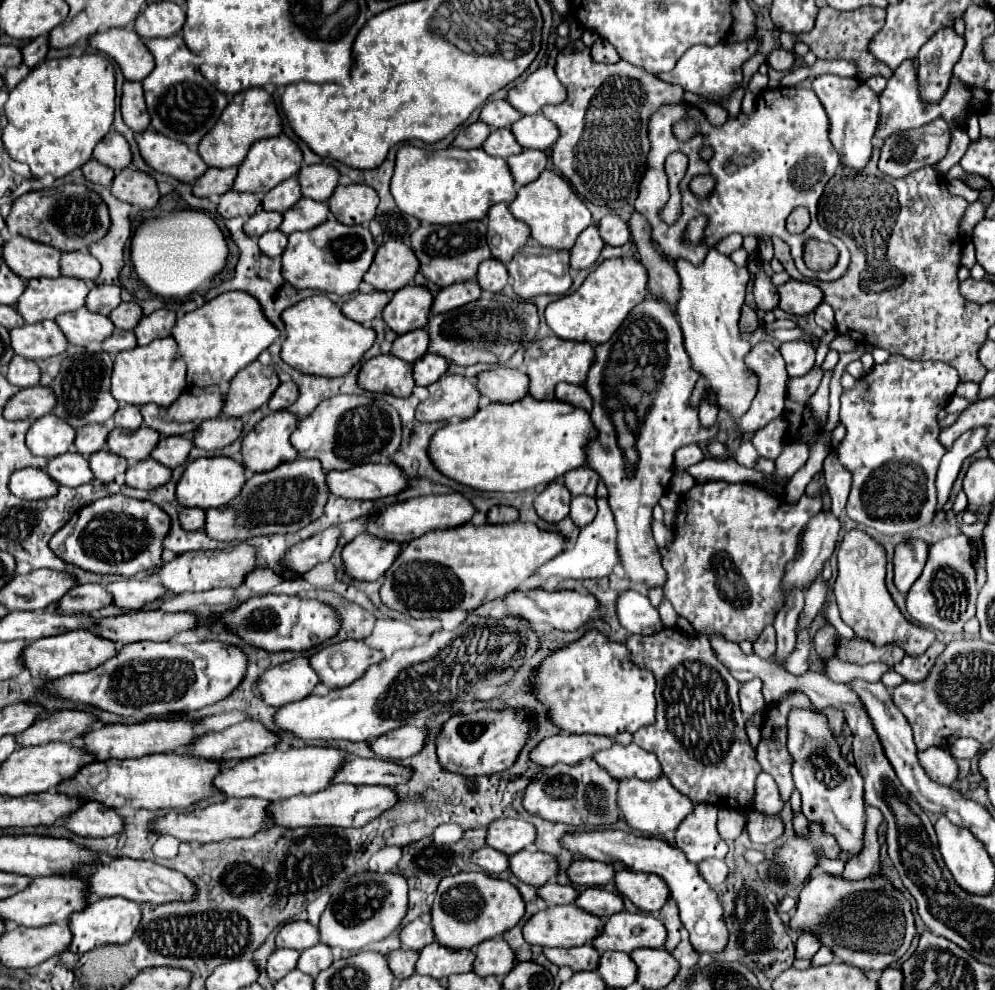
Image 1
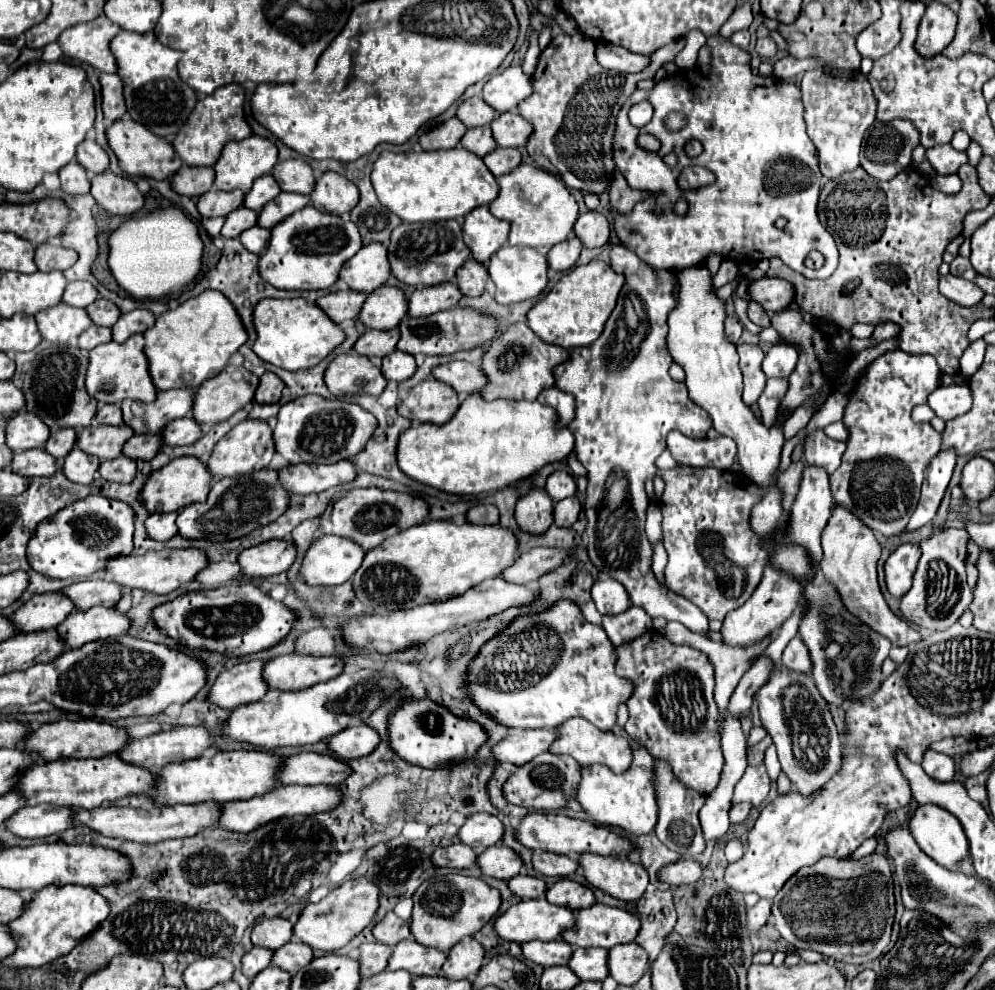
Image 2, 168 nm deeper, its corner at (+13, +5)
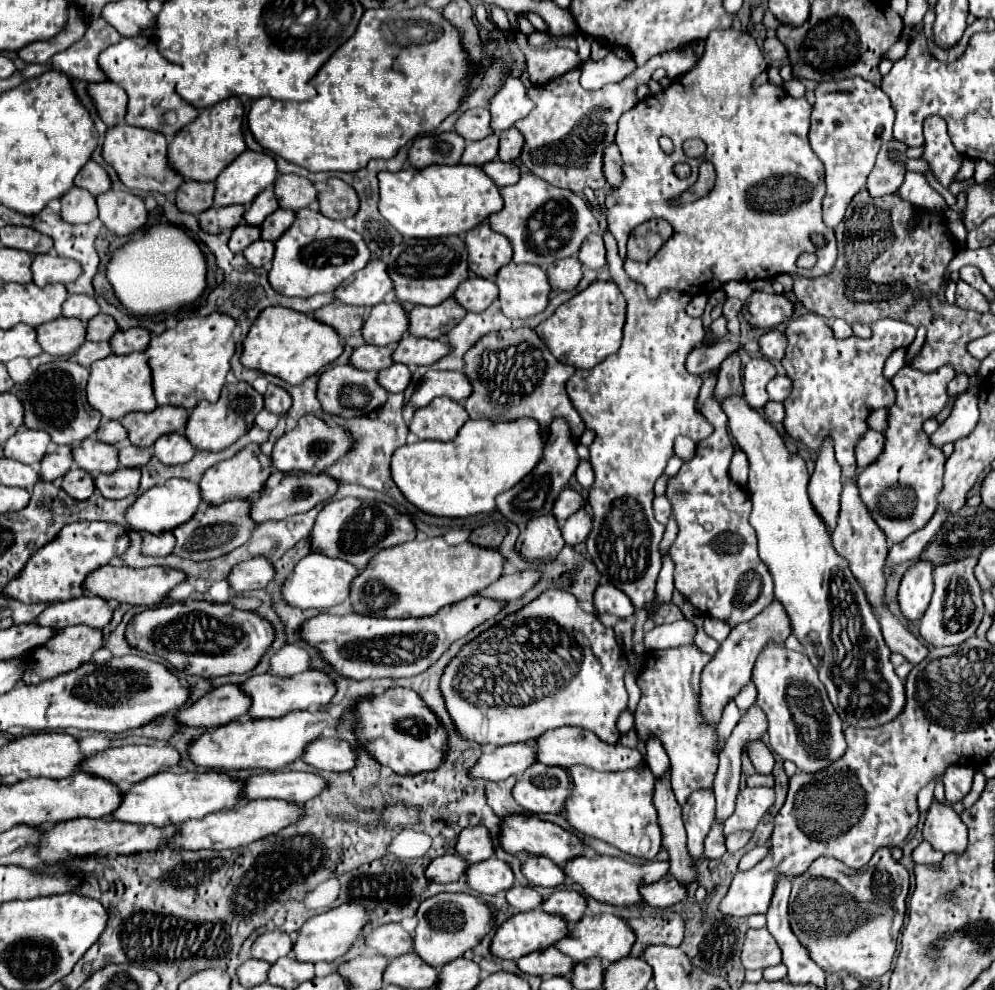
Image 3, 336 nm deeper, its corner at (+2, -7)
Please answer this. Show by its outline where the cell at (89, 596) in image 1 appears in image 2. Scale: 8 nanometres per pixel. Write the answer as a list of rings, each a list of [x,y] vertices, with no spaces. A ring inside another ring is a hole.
[[[46,593],[28,599],[18,611],[10,615],[10,621],[16,633],[30,633],[58,627],[58,623],[62,623],[62,619],[66,619],[66,615],[72,611],[74,603],[64,599],[62,593]]]

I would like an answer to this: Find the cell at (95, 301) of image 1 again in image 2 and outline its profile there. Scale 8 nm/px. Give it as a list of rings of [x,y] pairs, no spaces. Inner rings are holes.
[[[72,281],[66,285],[62,303],[72,305],[72,307],[86,307],[98,299],[98,291],[92,283],[88,281]]]

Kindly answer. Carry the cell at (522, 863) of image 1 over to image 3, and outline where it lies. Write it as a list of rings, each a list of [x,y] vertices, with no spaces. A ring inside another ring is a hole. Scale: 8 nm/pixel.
[[[495,857],[469,865],[465,879],[469,887],[481,895],[495,895],[501,891],[509,891],[515,883],[511,865]]]

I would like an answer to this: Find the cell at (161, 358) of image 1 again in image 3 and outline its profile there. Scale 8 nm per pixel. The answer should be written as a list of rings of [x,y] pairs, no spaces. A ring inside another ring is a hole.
[[[145,353],[109,355],[109,357],[93,363],[91,377],[87,383],[87,401],[91,407],[95,407],[107,419],[121,419],[125,413],[131,413],[131,411],[149,413],[149,411],[157,409],[147,355]]]

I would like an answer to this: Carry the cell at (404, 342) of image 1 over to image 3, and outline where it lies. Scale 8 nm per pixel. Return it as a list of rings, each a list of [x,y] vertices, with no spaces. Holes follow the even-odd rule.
[[[363,345],[357,347],[351,355],[351,365],[363,371],[381,371],[393,365],[393,347],[377,347],[377,345]]]

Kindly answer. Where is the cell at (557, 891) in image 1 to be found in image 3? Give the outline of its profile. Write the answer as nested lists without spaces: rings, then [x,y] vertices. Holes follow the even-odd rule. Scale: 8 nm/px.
[[[511,887],[507,891],[507,901],[511,907],[515,907],[517,911],[529,911],[529,909],[537,909],[543,903],[543,897],[537,889],[533,887]]]

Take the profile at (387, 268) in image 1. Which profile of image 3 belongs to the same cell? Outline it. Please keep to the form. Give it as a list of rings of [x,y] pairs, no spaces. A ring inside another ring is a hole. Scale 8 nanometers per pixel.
[[[375,259],[369,261],[361,271],[357,271],[351,283],[337,287],[335,297],[347,305],[373,307],[381,303],[389,291],[393,291],[393,281],[389,279],[387,265]]]

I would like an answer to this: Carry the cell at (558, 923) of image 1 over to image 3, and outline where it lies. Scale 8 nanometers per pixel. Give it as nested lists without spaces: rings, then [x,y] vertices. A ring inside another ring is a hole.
[[[537,907],[533,911],[515,913],[513,917],[509,917],[493,935],[491,951],[495,957],[501,957],[501,959],[521,959],[523,955],[529,955],[533,951],[541,951],[541,949],[555,945],[557,939],[563,939],[565,935],[569,935],[567,921],[557,915],[545,913],[545,911],[541,911],[541,907]]]

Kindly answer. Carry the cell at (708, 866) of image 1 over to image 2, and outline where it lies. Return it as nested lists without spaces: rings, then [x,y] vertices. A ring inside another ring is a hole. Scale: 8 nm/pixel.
[[[680,859],[680,861],[664,865],[660,869],[658,871],[658,881],[666,883],[666,885],[686,885],[686,883],[698,881],[700,875],[702,875],[702,865],[700,863]]]

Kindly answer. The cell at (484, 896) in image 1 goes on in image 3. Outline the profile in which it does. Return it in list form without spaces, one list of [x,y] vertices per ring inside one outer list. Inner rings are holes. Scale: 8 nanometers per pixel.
[[[439,893],[435,897],[429,897],[419,905],[417,917],[419,925],[413,937],[415,951],[425,963],[439,969],[479,945],[481,939],[493,929],[495,919],[491,907],[483,899],[467,893]]]

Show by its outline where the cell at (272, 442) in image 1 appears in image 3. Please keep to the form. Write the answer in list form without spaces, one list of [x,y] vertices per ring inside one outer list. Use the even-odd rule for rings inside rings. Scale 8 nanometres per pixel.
[[[249,443],[239,453],[235,453],[231,459],[225,459],[225,461],[221,461],[221,463],[217,463],[211,469],[205,471],[205,475],[203,475],[201,483],[199,483],[203,501],[207,501],[207,503],[223,503],[223,501],[229,501],[233,497],[235,499],[257,497],[261,487],[265,487],[265,479],[269,479],[271,473],[273,473],[271,455],[265,455],[261,451],[259,443]]]

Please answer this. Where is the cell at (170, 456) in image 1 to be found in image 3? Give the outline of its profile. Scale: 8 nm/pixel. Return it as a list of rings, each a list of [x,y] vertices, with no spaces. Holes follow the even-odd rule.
[[[125,445],[119,449],[119,463],[121,467],[143,467],[145,463],[149,463],[153,457],[151,449],[145,447],[133,447],[133,445]]]

